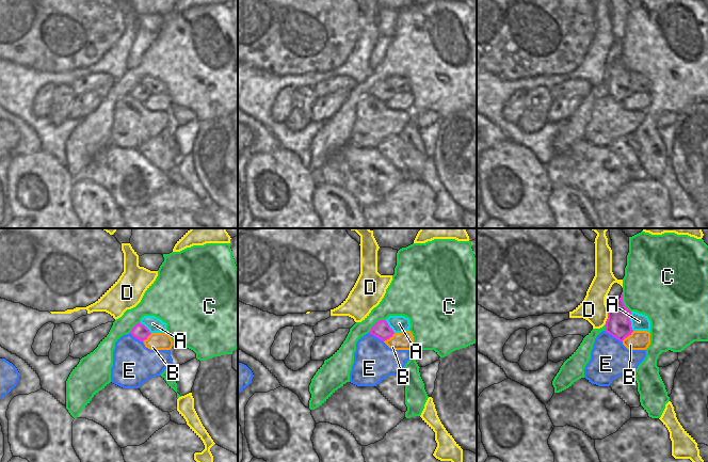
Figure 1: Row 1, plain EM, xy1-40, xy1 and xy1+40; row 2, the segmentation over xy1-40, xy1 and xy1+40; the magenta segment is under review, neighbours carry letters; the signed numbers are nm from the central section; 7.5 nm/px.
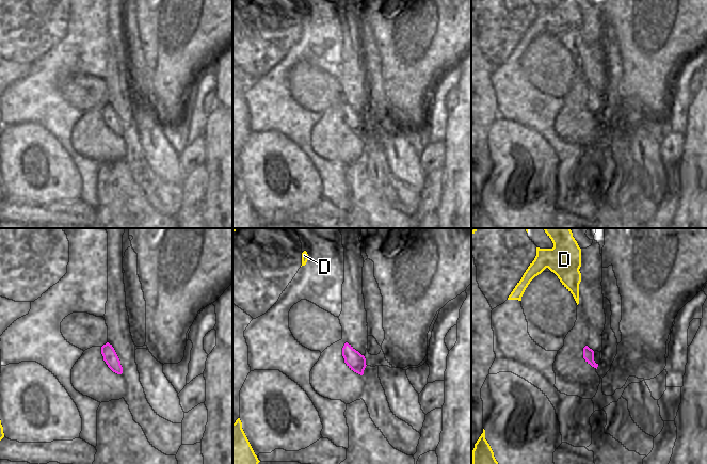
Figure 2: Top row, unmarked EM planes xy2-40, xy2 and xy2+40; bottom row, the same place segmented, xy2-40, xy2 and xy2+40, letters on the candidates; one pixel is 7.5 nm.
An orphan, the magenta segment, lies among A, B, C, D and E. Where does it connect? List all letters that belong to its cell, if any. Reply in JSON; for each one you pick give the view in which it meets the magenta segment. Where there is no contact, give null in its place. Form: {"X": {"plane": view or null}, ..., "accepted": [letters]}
{"accepted": []}

